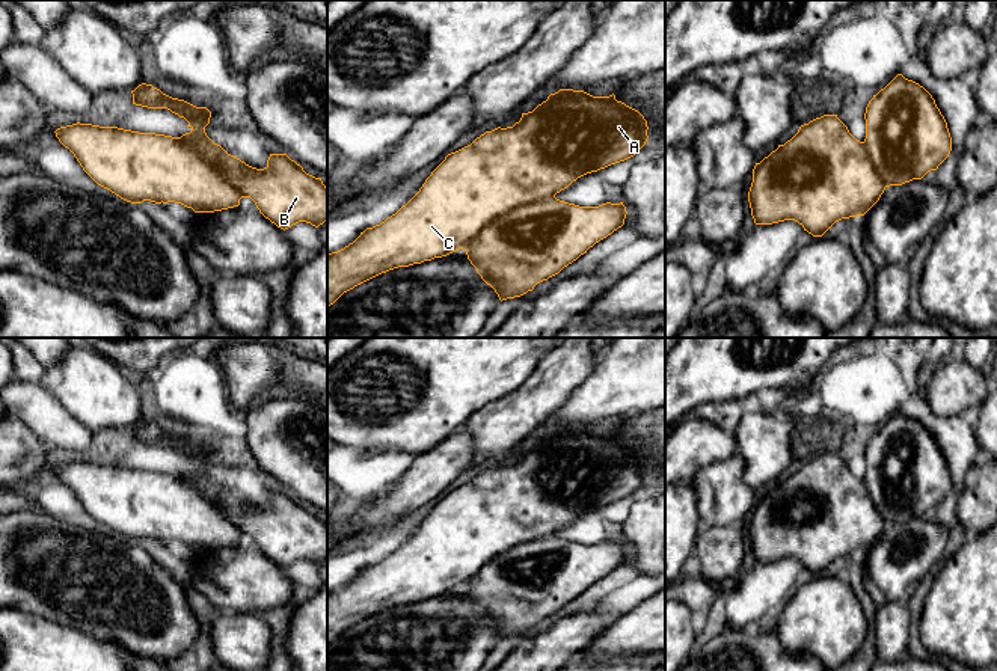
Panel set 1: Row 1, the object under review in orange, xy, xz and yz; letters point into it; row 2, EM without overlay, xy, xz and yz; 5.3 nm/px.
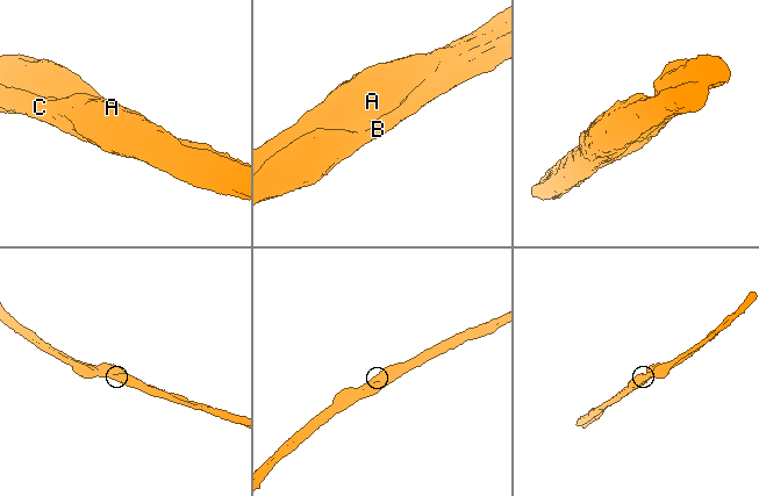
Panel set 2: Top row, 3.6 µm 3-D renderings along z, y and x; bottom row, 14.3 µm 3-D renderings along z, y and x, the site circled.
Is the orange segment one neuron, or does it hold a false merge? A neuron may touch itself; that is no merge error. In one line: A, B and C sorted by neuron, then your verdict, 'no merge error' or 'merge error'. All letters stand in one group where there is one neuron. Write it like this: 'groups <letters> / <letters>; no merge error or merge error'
groups A C / B; merge error

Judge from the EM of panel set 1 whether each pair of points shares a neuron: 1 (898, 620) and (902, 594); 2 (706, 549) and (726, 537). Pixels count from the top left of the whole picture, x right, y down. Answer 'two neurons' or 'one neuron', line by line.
1: two neurons
2: one neuron

